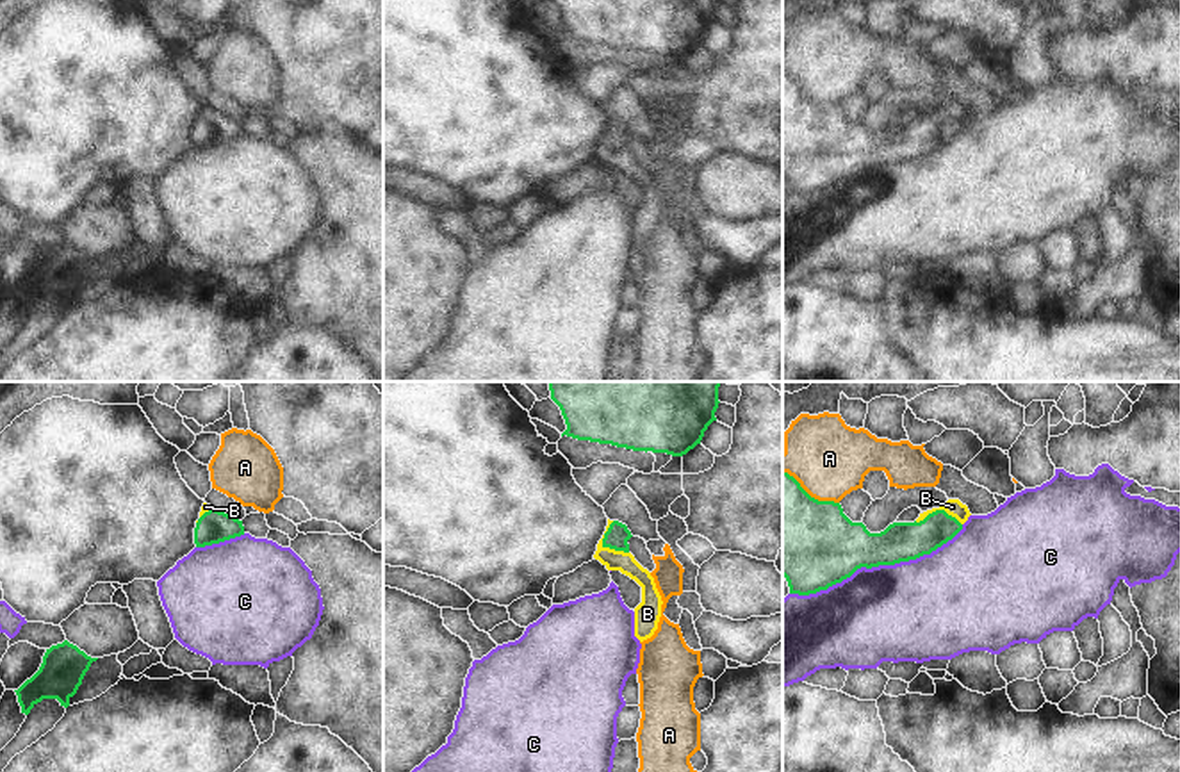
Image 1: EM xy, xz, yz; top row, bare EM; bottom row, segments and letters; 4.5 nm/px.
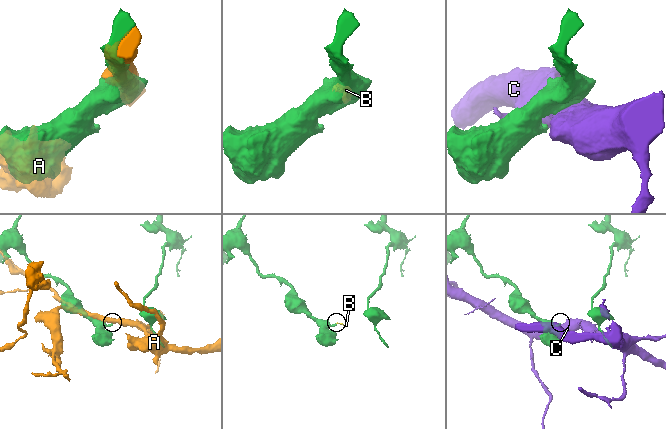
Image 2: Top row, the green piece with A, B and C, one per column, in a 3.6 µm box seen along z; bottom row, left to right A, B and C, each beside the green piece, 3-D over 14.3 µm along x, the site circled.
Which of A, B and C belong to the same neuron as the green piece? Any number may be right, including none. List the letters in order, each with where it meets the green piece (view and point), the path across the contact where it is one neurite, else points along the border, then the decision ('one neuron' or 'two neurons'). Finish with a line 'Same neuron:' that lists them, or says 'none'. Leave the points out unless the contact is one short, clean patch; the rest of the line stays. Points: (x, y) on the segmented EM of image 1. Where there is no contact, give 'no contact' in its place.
A: meets green in yz at (810, 496); two neurons
B: meets green in xz at (605, 546); runs through xz (617, 535), (605, 546), (615, 560); one neuron
C: meets green in yz at (877, 566); two neurons
Same neuron: B

